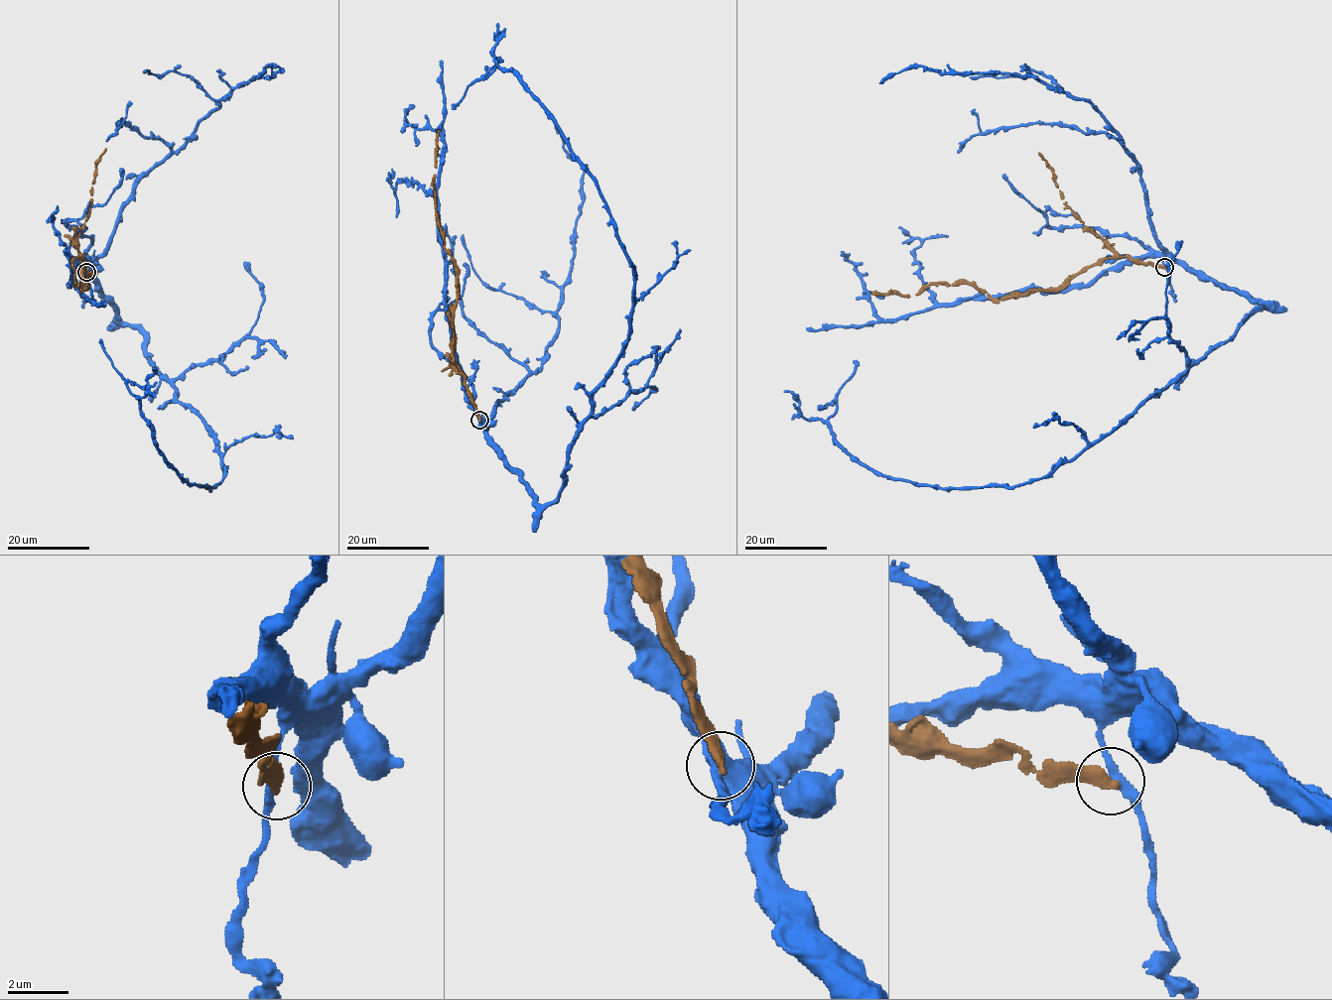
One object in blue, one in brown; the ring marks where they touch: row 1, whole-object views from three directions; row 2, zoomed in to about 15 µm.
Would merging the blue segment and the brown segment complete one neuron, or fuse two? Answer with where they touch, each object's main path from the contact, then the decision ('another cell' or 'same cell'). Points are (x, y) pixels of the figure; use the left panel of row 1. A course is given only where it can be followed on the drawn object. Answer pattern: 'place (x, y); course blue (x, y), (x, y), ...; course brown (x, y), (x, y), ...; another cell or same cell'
place (86, 272); course blue (85, 272), (213, 437), (218, 484), (181, 477), (100, 338); course brown (86, 273), (77, 256), (75, 283), (86, 286), (80, 290), (80, 270), (83, 277), (97, 273); another cell

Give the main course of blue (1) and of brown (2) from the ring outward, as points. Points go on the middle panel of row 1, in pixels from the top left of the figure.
1: (478, 419), (533, 500), (557, 497), (627, 340), (634, 276), (596, 180), (519, 78), (496, 66), (452, 104)
2: (480, 419), (465, 375), (452, 350), (457, 268), (455, 261), (445, 249), (433, 184), (439, 130)

